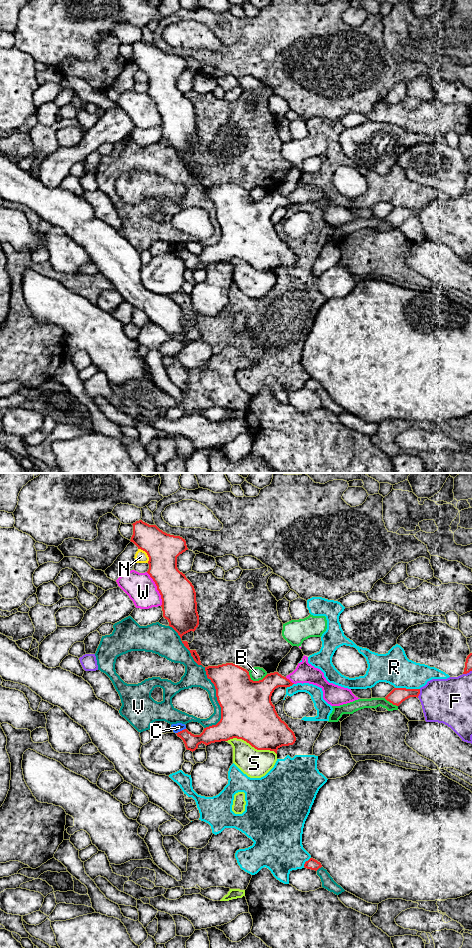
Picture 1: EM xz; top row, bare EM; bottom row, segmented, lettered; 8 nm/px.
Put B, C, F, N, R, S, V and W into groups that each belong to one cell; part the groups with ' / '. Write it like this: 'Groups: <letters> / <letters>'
Groups: B / C / F / N / R / S / V / W

